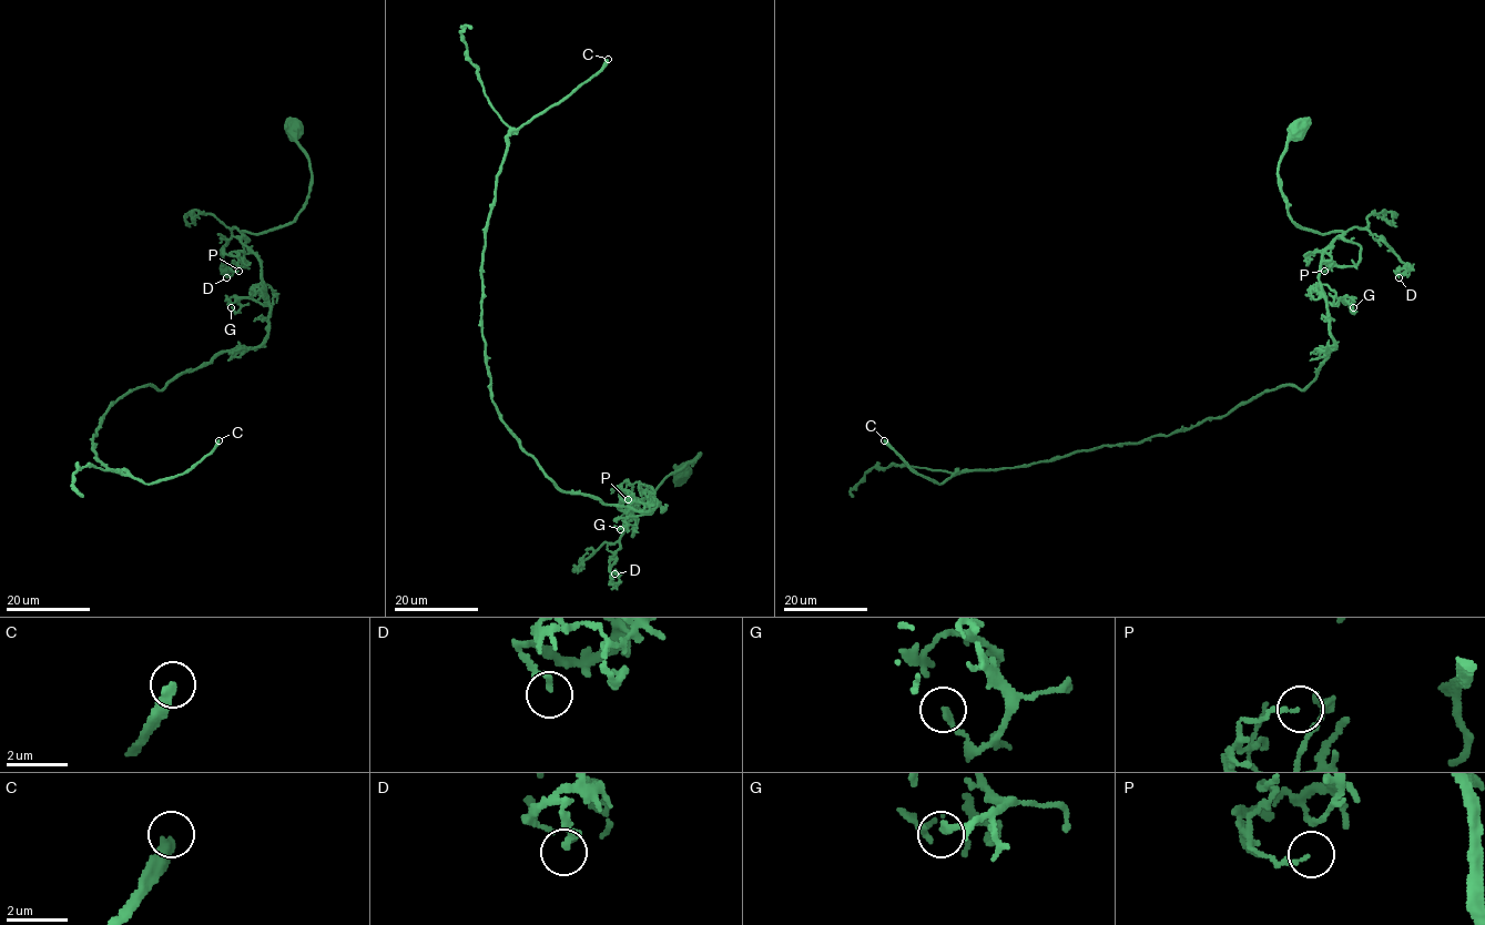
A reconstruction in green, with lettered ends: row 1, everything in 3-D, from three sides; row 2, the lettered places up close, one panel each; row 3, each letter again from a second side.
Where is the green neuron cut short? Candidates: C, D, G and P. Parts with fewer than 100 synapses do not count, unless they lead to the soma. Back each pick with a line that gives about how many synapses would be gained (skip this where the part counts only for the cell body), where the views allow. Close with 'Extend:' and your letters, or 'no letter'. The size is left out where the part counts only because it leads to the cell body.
C: about 500 synapses
Extend: C

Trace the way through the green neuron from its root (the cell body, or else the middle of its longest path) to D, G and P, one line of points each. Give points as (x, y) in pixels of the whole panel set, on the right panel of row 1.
D: (1298, 129), (1278, 168), (1288, 215), (1321, 234), (1366, 230), (1406, 266), (1395, 273), (1399, 277)
G: (1298, 129), (1278, 168), (1288, 215), (1315, 233), (1343, 233), (1321, 257), (1319, 281), (1329, 302), (1353, 307)
P: (1298, 129), (1278, 168), (1288, 215), (1315, 233), (1342, 232), (1361, 247), (1355, 265), (1324, 271)

